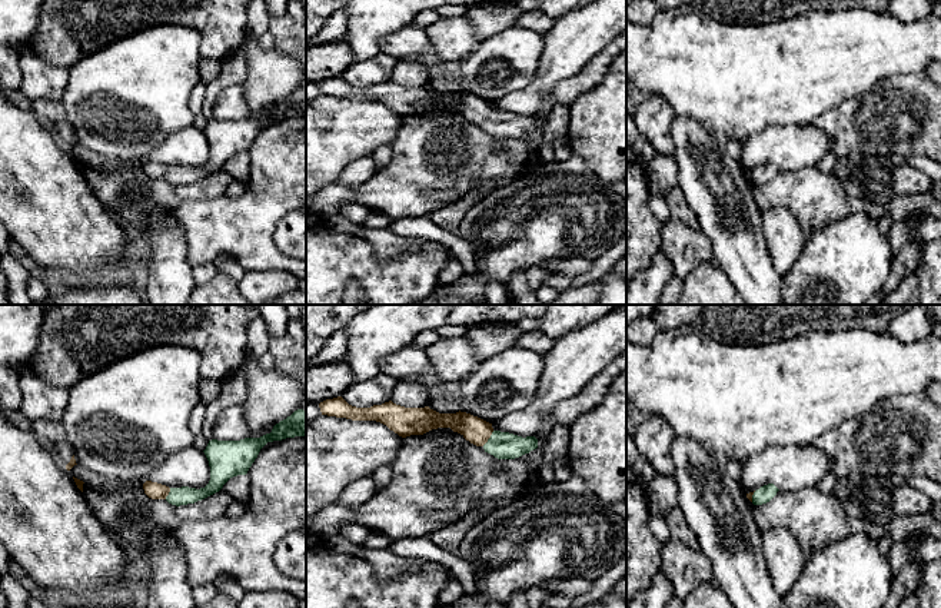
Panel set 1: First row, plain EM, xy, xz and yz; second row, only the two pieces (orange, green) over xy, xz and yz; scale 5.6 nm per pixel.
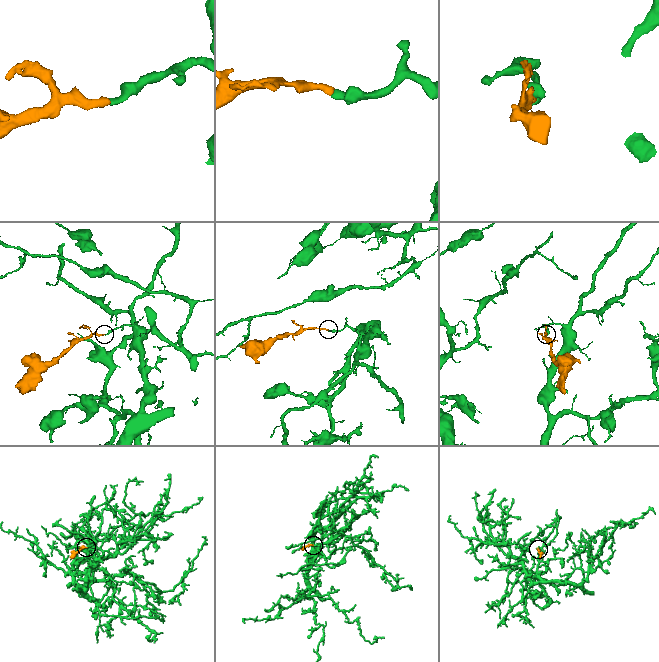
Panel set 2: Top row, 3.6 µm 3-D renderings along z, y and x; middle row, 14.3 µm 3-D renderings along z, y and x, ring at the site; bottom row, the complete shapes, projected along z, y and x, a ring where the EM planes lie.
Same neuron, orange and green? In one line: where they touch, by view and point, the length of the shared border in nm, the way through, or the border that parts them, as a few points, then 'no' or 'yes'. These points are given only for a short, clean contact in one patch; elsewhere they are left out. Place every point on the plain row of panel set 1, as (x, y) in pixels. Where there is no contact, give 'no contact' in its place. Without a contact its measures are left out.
meets orange in xz at (489, 116); contact 110 nm long; runs through xz (476, 110), (489, 116), (502, 125); yes

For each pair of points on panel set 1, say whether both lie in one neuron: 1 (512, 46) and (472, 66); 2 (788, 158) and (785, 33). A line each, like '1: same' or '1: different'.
1: same
2: different

